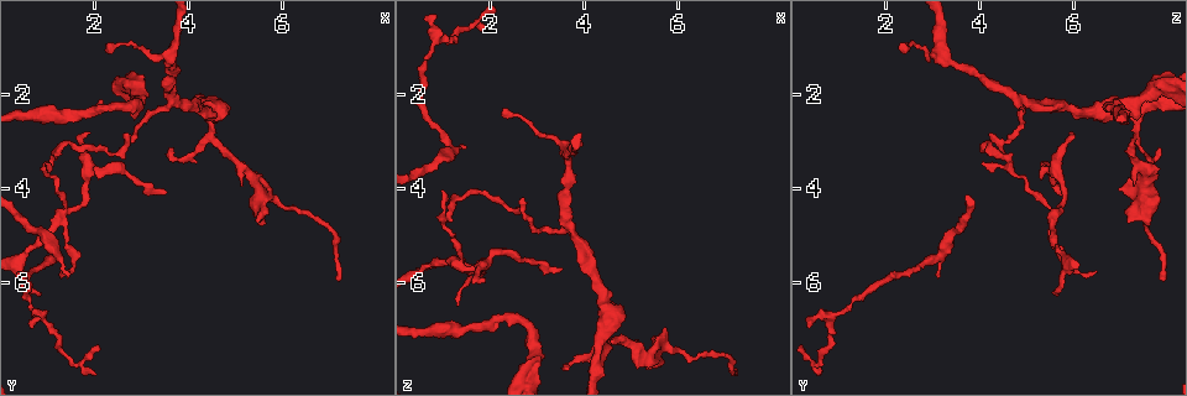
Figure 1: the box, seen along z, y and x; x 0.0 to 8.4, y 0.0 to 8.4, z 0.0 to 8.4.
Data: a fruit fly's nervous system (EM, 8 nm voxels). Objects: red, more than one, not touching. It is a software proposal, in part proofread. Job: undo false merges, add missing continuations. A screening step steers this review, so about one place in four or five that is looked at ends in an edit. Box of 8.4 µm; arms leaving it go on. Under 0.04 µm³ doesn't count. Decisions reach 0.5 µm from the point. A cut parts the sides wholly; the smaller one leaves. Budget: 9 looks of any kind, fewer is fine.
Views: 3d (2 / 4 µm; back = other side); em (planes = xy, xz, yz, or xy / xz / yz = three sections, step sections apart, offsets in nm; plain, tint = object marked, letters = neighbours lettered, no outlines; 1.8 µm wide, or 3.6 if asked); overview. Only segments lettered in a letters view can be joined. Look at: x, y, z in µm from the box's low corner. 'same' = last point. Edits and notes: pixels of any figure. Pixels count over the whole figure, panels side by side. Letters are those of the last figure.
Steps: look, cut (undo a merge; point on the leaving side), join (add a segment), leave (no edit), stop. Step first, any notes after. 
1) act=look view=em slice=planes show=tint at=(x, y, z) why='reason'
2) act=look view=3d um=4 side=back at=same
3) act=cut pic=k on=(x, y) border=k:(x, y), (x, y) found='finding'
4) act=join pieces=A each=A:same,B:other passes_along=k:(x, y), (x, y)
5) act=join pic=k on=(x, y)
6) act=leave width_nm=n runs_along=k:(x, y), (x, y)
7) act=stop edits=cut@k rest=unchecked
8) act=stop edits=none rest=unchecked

act=look view=3d um=2 side=back at=(1.50, 5.85, 3.05) why='an open end'

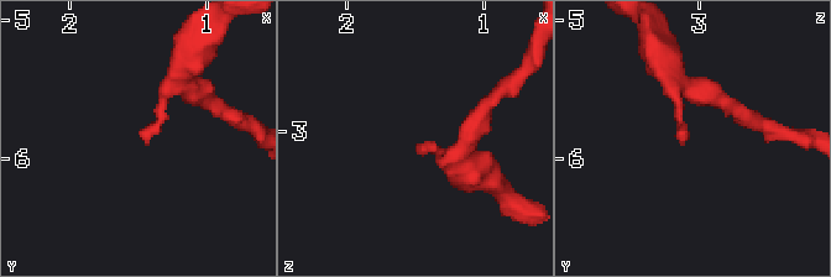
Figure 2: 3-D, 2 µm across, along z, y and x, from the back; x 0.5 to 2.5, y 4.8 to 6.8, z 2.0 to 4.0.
act=look view=em um=3.6 slice=planes show=letters at=(1.48, 5.90, 3.10)

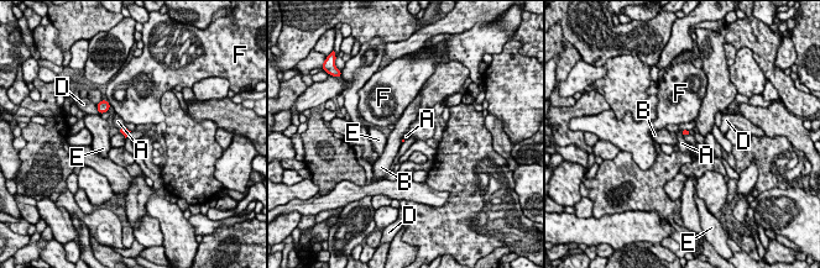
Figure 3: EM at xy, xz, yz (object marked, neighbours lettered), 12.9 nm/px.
act=leave each=A:other,B:other,D:other,E:other,F:other border=3:(124, 126), (118, 129) found='no lettered segment goes on from it'

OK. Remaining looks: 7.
act=look view=3d um=4 at=(1.25, 4.50, 5.50) why='a narrow waist'

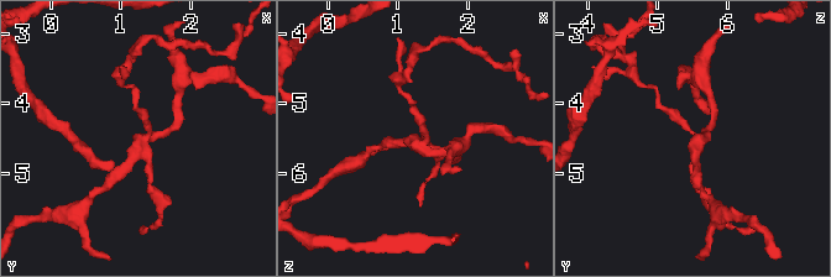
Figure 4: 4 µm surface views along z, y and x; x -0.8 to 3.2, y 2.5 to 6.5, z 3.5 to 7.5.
act=look view=em slice=planes show=tint at=(1.30, 4.50, 5.55)

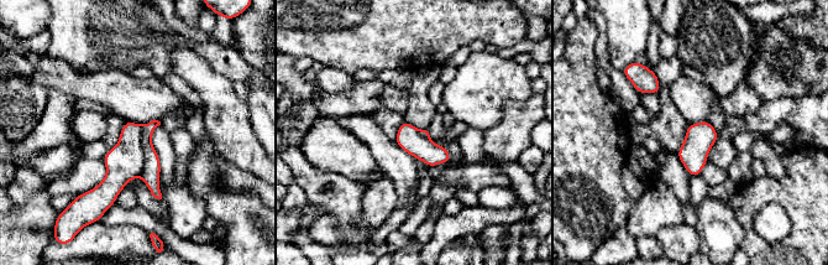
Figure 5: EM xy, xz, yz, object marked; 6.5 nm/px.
act=look view=em slice=planes show=letters at=same why='what lies round it'

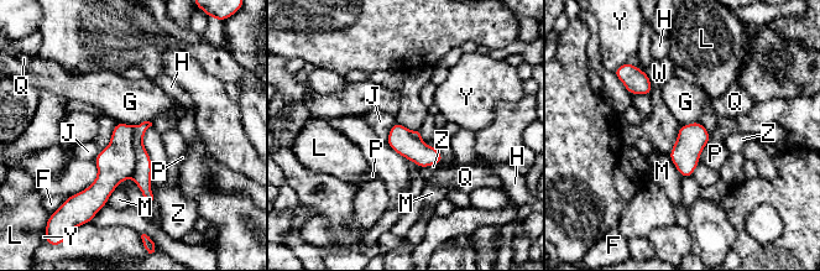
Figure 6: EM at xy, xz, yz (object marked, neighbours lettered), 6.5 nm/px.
act=cut pic=6 on=(115, 163) each=F:other,G:other,H:other,J:other,L:other,M:other,P:other,Q:other,W:other,Y:other,Z:other border=6:(134, 126), (134, 173), (131, 176) found='a second neuron is stuck on'

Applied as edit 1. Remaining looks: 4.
act=look view=3d um=2 at=(2.30, 1.05, 2.25) why='tapers out'

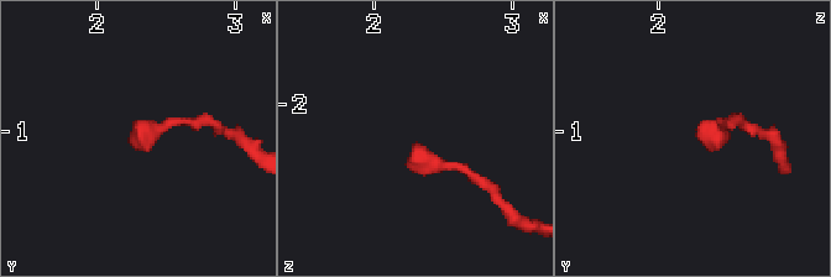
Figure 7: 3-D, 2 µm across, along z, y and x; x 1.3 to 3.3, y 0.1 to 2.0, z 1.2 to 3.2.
act=look view=em slice=xy step=16 show=letters at=(2.34, 0.98, 2.28) why='now the EM'

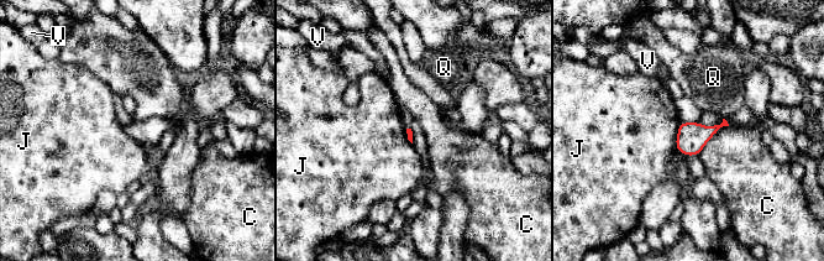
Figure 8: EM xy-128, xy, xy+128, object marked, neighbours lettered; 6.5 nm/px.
act=look view=em slice=planes show=letters at=same

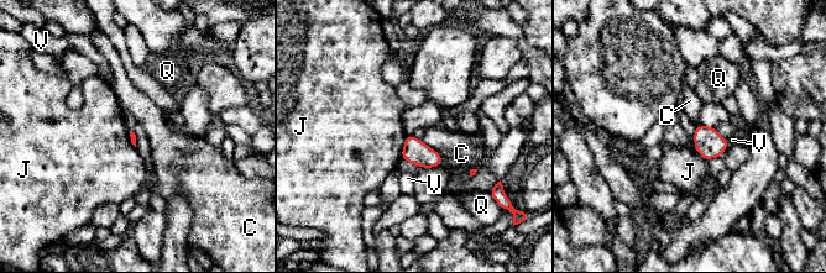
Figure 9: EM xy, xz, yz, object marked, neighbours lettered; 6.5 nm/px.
act=leave each=C:other,J:other,Q:other,V:other found='no lettered segment goes on from it'

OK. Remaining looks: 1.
act=look view=em slice=planes show=letters at=(3.65, 3.15, 7.85) why='an open end'

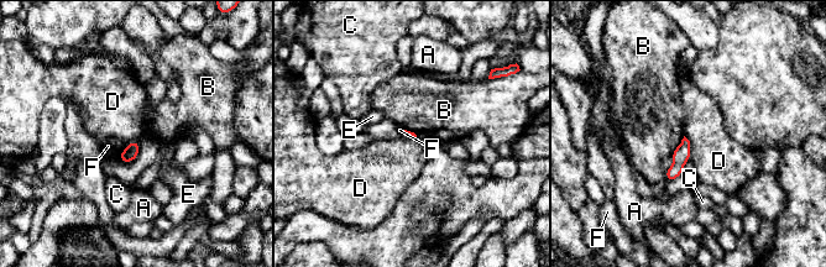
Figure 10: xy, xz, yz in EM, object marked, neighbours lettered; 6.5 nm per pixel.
act=leave longest_contact=D:170nm each=A:other,B:other,C:other,D:other,E:other,F:other border=10:(139, 139), (131, 140), (119, 153) found='none of them fits'

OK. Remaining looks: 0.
act=stop edits=cut@6 rest=unchecked

